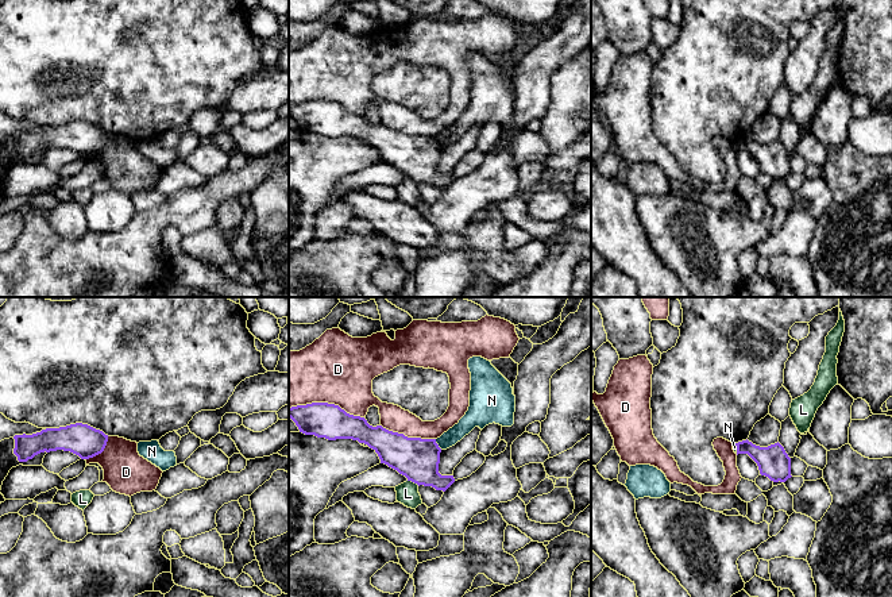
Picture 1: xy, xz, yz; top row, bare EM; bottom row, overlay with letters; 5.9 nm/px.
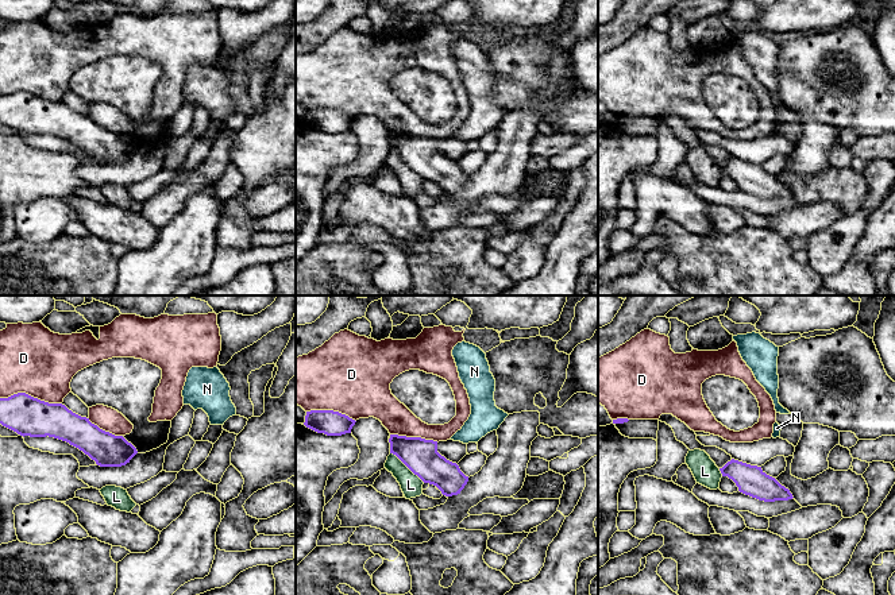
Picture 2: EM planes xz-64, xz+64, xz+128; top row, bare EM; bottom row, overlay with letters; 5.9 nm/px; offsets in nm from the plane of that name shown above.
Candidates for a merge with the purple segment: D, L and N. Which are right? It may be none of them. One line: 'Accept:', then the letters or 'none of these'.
Accept: none of these

